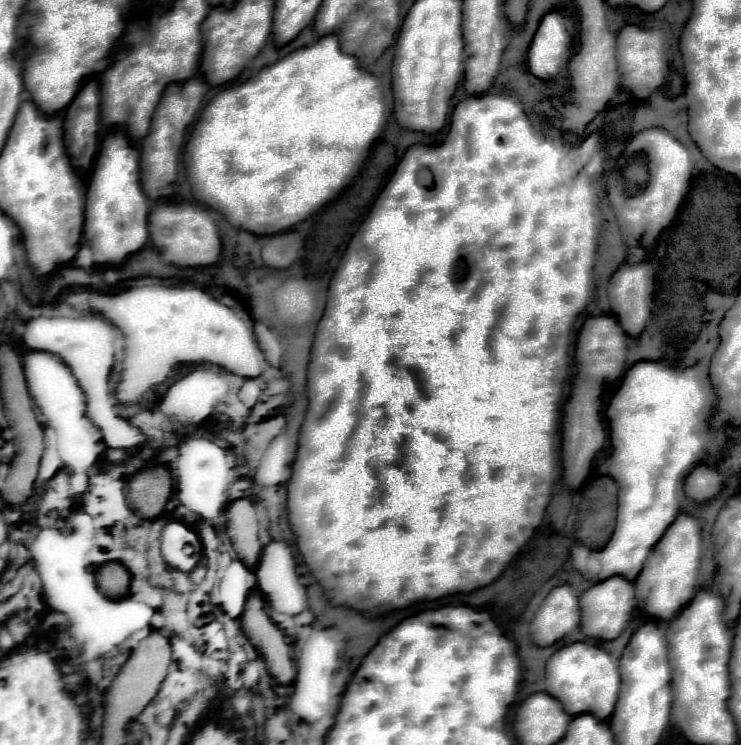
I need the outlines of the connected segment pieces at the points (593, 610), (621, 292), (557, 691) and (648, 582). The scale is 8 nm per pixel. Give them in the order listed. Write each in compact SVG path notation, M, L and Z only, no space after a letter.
M619 576L607 578L589 590L585 590L579 598L581 608L581 632L595 640L615 640L633 614L633 582L627 582Z
M651 262L643 264L623 264L617 274L613 274L609 282L609 304L611 304L611 314L617 318L619 326L631 336L639 338L641 332L645 330L645 324L651 316L651 298L653 298L653 276L655 268Z
M575 642L559 648L547 662L545 668L547 694L557 698L571 716L595 714L601 722L607 720L615 710L615 698L619 694L619 664L611 658L609 652L587 644Z
M679 514L679 518L667 528L663 538L653 550L655 560L647 560L645 572L635 580L635 600L637 606L651 620L671 620L697 592L697 572L701 558L701 526L689 514Z

